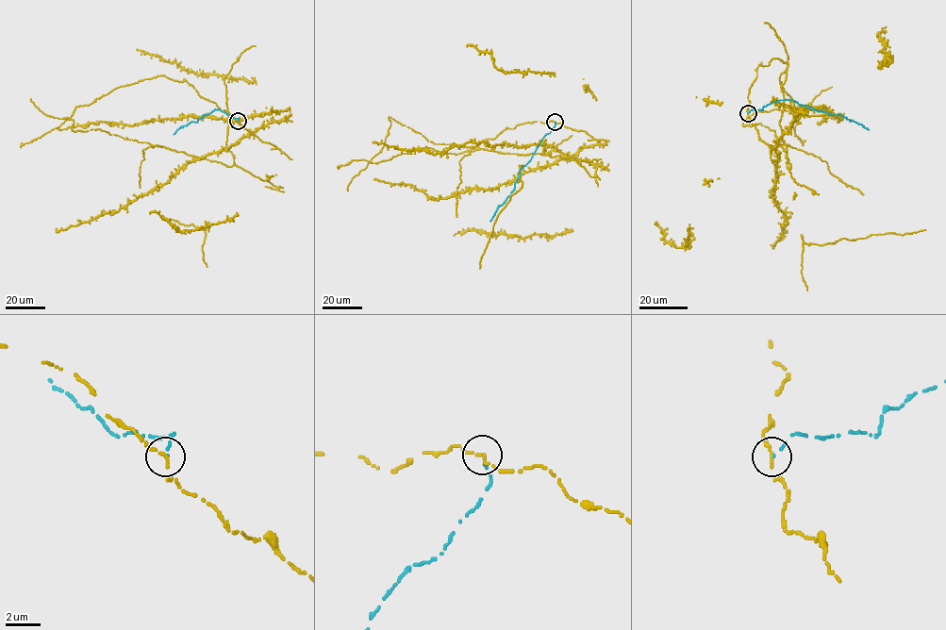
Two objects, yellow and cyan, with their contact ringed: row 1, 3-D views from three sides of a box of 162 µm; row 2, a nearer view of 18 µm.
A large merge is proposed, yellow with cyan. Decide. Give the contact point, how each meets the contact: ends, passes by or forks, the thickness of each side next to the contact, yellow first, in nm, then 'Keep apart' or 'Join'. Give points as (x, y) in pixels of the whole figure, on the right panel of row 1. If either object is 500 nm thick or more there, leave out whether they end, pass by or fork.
Place: (748, 113). At the ring yellow passes by. At the ring cyan ends. Thickness 150 nm (yellow) against 70 nm. Keep apart

